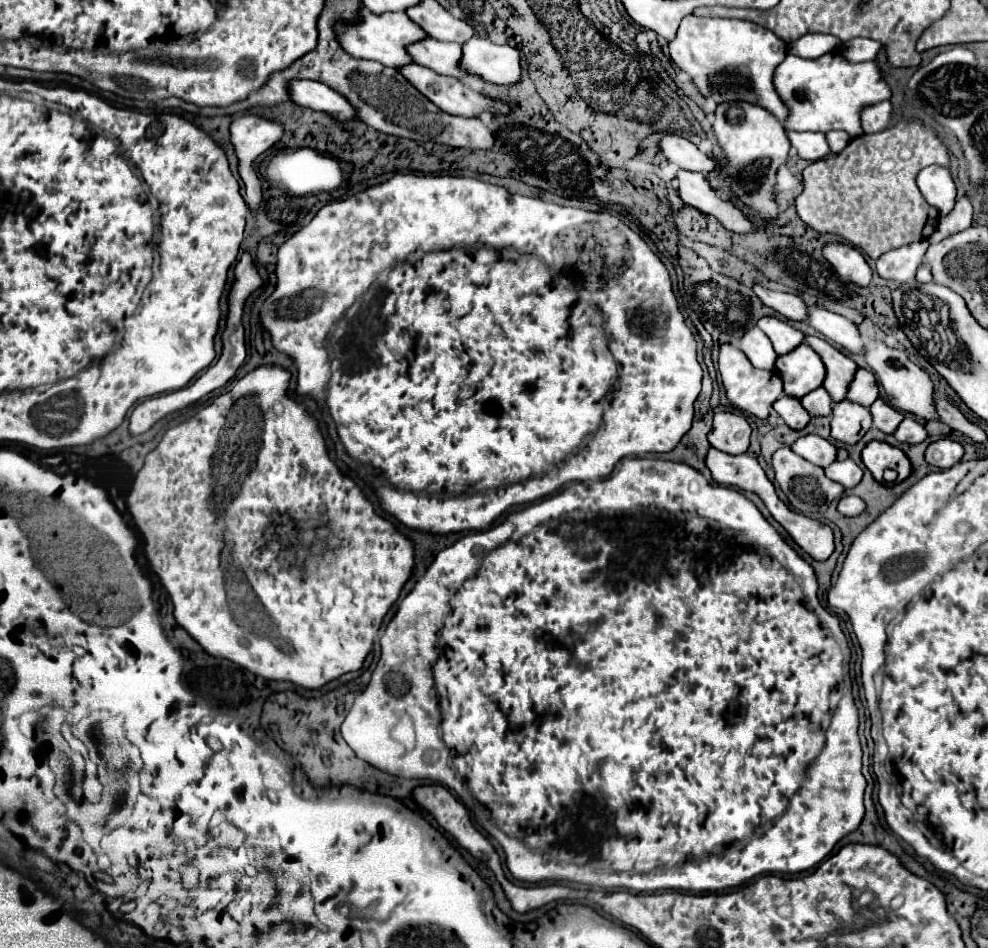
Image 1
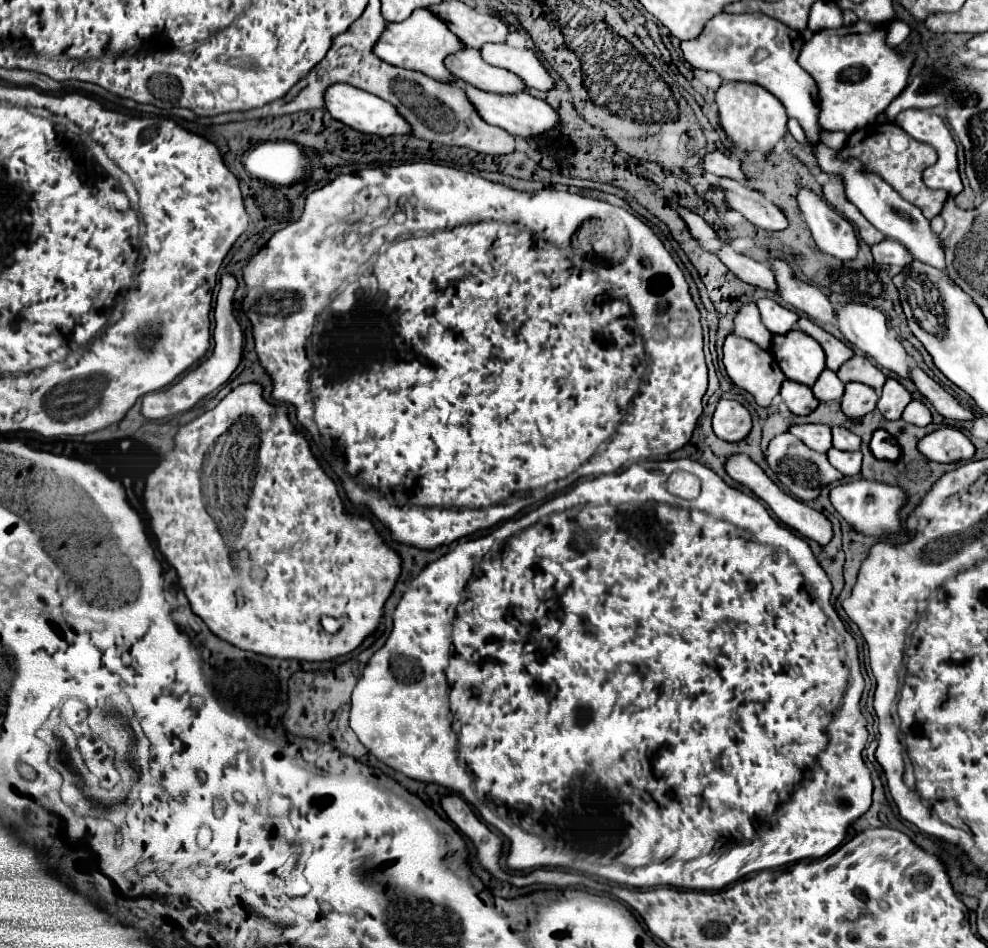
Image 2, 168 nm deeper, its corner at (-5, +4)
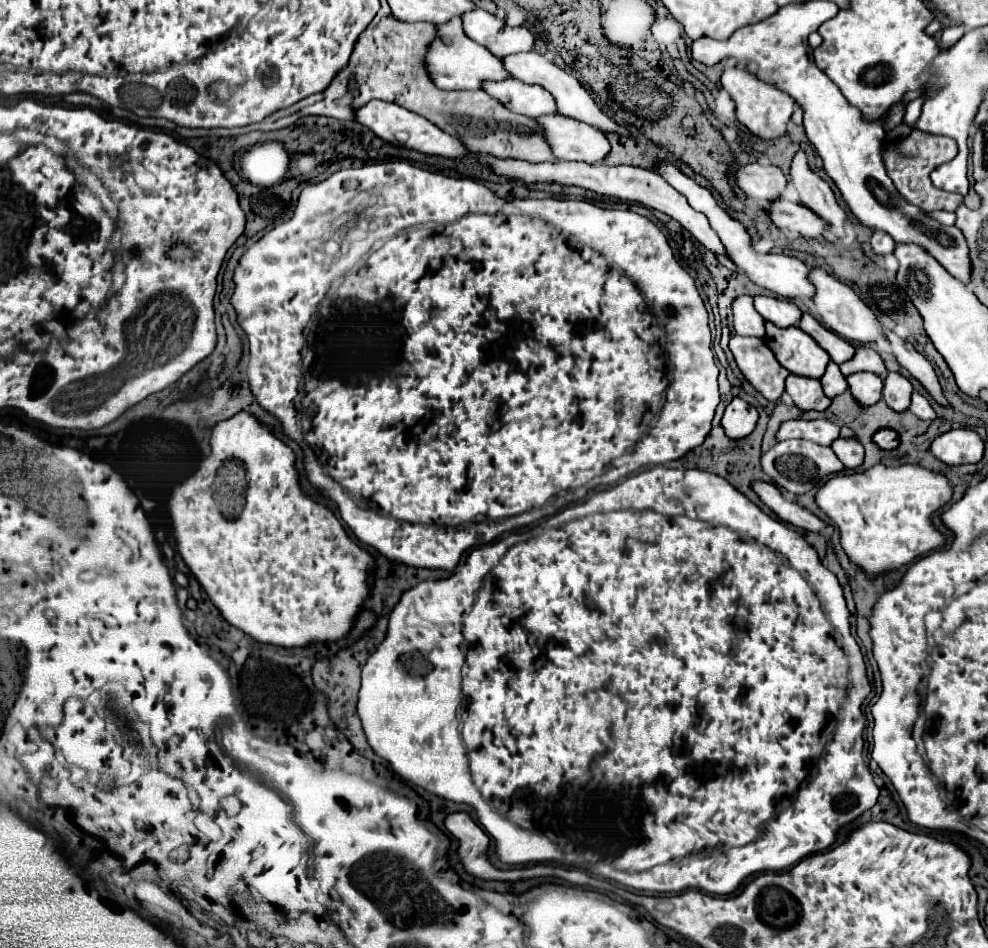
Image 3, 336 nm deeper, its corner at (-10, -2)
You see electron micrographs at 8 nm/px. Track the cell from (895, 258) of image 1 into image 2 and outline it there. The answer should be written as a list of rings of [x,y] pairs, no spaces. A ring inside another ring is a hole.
[[[882,241],[874,245],[872,255],[878,265],[898,265],[902,269],[914,261],[910,251],[906,251],[906,247],[902,247],[898,241]]]

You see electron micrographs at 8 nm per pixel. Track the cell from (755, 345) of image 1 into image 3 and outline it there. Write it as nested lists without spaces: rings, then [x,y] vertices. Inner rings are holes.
[[[741,295],[733,301],[733,327],[737,335],[751,335],[751,337],[763,337],[763,317],[753,307],[753,297]]]

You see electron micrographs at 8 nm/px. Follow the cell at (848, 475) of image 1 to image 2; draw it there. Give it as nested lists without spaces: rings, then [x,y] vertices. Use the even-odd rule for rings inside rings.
[[[830,449],[828,451],[828,461],[834,469],[838,469],[844,477],[854,477],[860,473],[860,463],[862,463],[862,453],[860,451],[854,451],[854,453],[848,453],[848,451],[838,451],[838,449]]]

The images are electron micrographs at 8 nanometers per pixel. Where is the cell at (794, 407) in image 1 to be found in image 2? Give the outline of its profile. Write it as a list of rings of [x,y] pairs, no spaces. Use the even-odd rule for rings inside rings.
[[[788,379],[782,383],[780,395],[782,395],[784,403],[788,405],[788,409],[794,415],[810,415],[818,407],[818,401],[814,399],[810,387],[802,387],[798,383],[790,383]]]

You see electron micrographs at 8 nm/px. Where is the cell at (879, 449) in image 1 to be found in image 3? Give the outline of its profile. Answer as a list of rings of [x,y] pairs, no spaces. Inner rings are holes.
[[[879,429],[875,435],[873,435],[873,441],[881,447],[881,449],[895,449],[899,445],[899,437],[893,429]]]

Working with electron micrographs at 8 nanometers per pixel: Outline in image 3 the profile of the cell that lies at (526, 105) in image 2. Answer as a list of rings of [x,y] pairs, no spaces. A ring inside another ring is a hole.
[[[563,115],[541,117],[537,121],[543,127],[553,153],[563,161],[583,161],[589,165],[599,165],[611,153],[609,139],[589,125],[571,121]]]

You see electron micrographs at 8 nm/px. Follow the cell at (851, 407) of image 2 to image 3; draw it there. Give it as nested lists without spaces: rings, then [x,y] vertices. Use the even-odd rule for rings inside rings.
[[[859,371],[847,377],[849,389],[853,393],[853,397],[861,403],[861,405],[873,405],[875,401],[881,399],[881,389],[883,389],[883,379],[875,373],[869,371]]]

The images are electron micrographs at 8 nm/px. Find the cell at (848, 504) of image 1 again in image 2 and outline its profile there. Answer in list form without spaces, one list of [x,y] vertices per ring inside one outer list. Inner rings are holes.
[[[852,481],[838,485],[830,491],[832,505],[850,525],[854,525],[854,529],[858,529],[864,535],[876,535],[876,537],[900,529],[898,511],[904,505],[904,499],[906,495],[902,493],[900,487],[890,487],[874,481]]]

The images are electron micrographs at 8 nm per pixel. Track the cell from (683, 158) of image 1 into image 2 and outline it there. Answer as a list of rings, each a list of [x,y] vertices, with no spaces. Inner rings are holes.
[[[720,151],[706,153],[704,169],[712,171],[716,175],[722,175],[722,177],[730,177],[730,179],[744,179],[744,175],[740,171],[740,161],[734,159],[734,155],[730,155],[730,153],[720,153]]]

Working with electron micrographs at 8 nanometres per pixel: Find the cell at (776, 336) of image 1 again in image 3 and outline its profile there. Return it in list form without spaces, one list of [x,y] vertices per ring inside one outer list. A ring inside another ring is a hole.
[[[755,295],[755,309],[765,321],[771,321],[779,327],[793,327],[799,323],[799,317],[803,315],[801,309],[787,299],[779,297],[765,297],[765,295]]]

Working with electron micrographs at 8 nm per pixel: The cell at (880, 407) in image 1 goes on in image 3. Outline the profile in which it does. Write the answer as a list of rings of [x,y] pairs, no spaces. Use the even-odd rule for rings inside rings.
[[[889,373],[885,377],[883,399],[887,401],[887,405],[891,405],[891,409],[895,409],[895,411],[907,409],[911,403],[911,393],[913,393],[913,387],[911,387],[909,379],[903,377],[901,373]]]

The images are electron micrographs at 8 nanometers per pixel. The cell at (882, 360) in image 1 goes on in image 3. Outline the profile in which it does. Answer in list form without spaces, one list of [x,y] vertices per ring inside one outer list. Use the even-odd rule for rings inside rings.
[[[809,267],[809,275],[807,279],[813,283],[815,287],[815,295],[813,295],[813,309],[821,315],[823,323],[839,333],[841,337],[845,337],[847,341],[855,343],[855,345],[867,345],[871,341],[879,341],[885,339],[881,325],[877,321],[877,317],[873,315],[873,311],[857,297],[857,293],[843,281],[839,281],[837,277],[833,277],[831,273],[827,273],[823,267]]]

